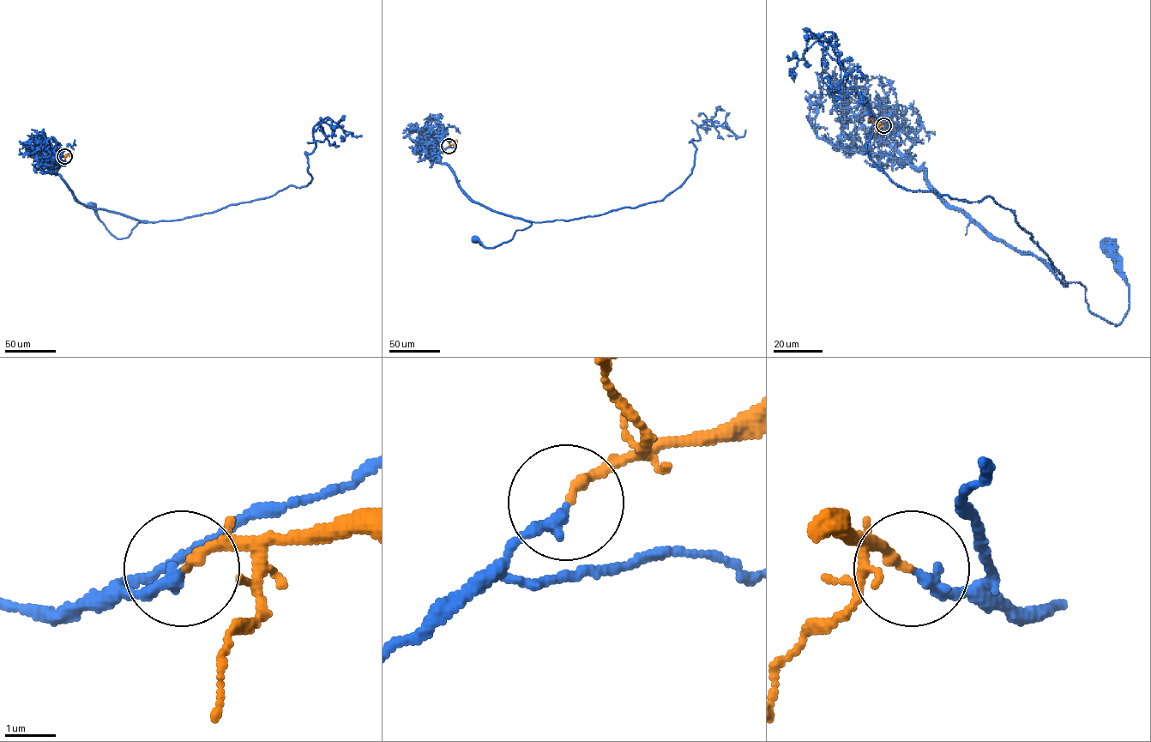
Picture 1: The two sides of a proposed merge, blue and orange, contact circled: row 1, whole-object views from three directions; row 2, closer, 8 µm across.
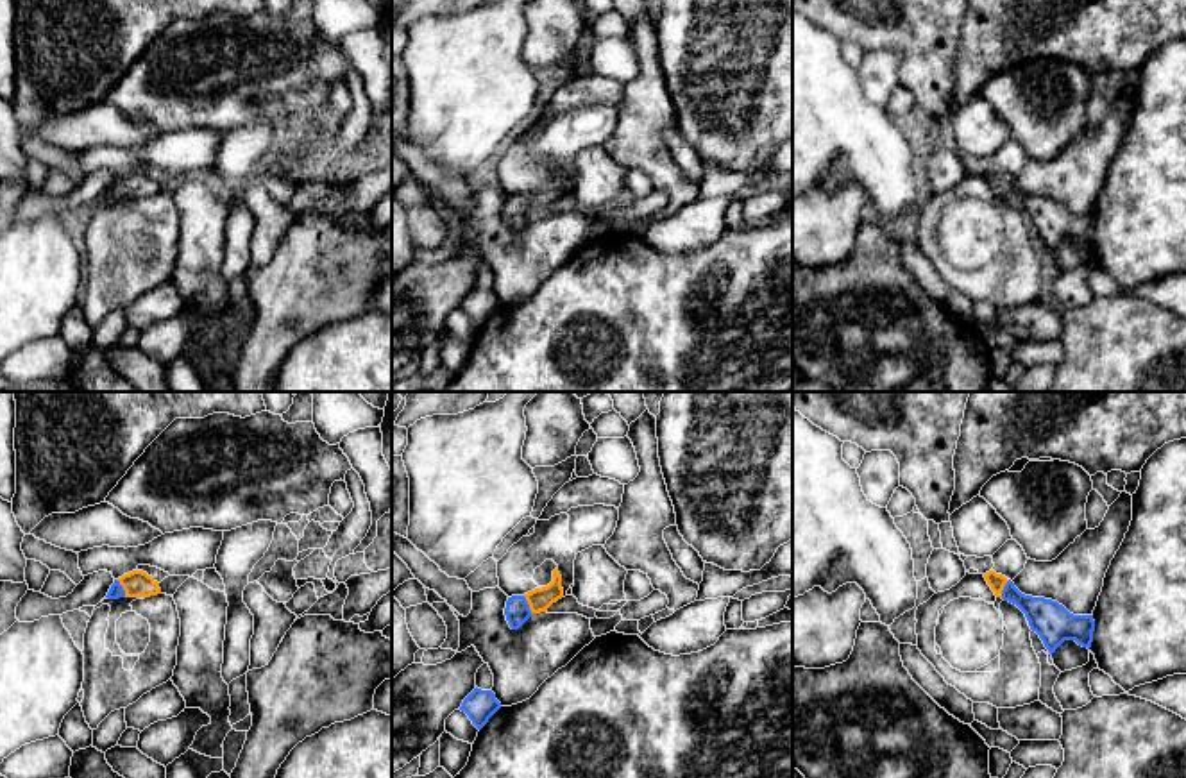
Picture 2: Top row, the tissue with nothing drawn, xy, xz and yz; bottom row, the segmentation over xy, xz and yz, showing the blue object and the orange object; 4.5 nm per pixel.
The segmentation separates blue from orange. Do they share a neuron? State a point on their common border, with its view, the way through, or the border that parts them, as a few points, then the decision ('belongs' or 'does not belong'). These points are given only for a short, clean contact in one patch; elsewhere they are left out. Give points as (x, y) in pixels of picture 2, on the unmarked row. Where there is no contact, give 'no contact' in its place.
xy (122, 188) | across xy (117, 190), (122, 188), (136, 183) | belongs

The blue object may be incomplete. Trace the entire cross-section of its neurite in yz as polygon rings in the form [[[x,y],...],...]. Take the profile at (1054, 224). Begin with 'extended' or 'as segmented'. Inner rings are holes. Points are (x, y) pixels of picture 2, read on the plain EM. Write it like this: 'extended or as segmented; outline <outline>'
extended; outline [[[995,170],[986,172],[984,177],[996,197],[1016,204],[1025,213],[1030,229],[1039,234],[1050,254],[1064,240],[1075,240],[1082,247],[1091,247],[1093,215],[1073,215],[1057,200],[1025,195],[1011,179]]]

